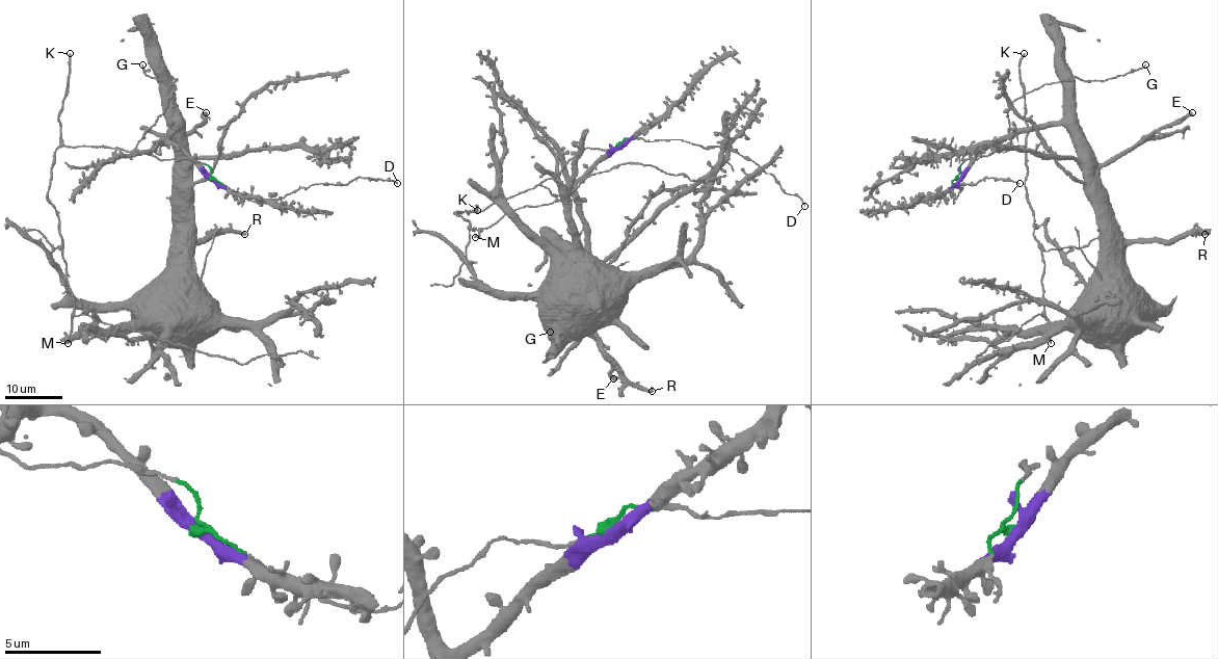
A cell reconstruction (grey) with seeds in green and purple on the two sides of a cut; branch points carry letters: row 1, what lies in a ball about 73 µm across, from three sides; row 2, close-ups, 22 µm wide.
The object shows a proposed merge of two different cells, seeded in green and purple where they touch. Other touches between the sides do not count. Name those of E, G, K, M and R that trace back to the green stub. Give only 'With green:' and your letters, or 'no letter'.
With green: G, K, M

